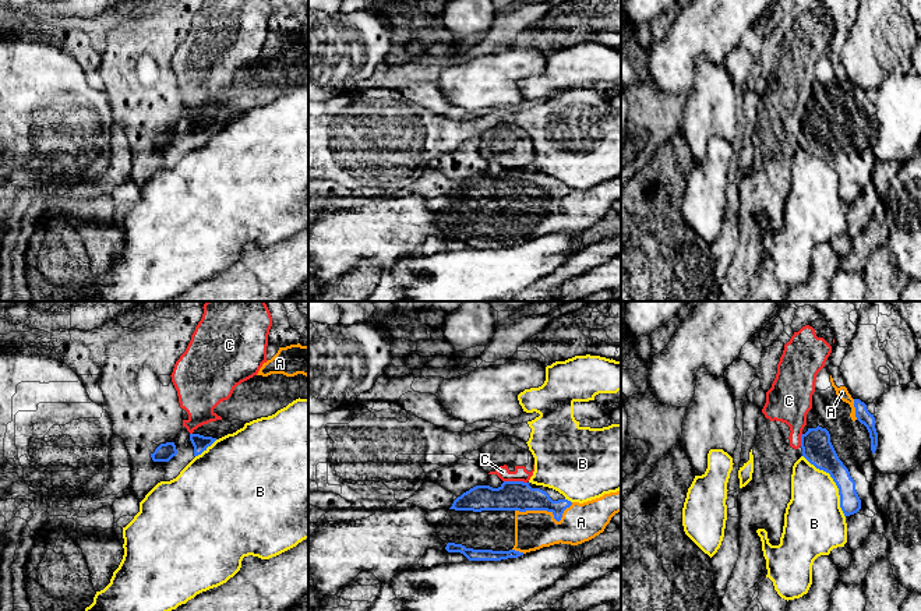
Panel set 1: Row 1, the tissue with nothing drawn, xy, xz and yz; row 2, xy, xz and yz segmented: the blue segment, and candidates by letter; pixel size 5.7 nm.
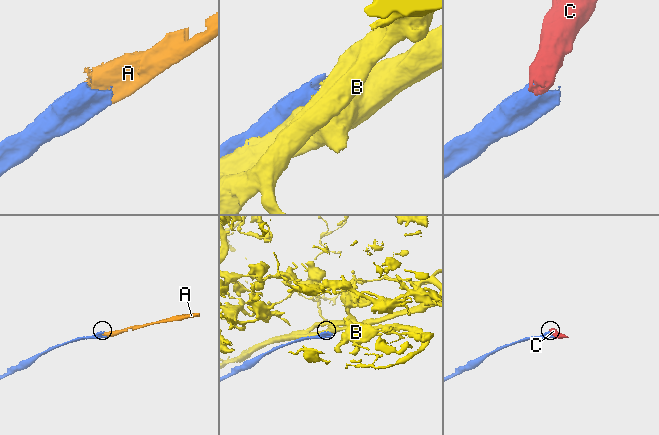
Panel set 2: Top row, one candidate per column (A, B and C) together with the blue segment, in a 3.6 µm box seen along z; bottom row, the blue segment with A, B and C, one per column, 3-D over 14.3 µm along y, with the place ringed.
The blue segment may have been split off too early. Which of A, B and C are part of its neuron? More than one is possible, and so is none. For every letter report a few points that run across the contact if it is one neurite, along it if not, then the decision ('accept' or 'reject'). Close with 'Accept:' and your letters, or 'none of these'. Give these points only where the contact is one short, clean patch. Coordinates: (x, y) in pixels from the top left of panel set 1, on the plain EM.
A: accept
B: reject
C: reject
Accept: A

